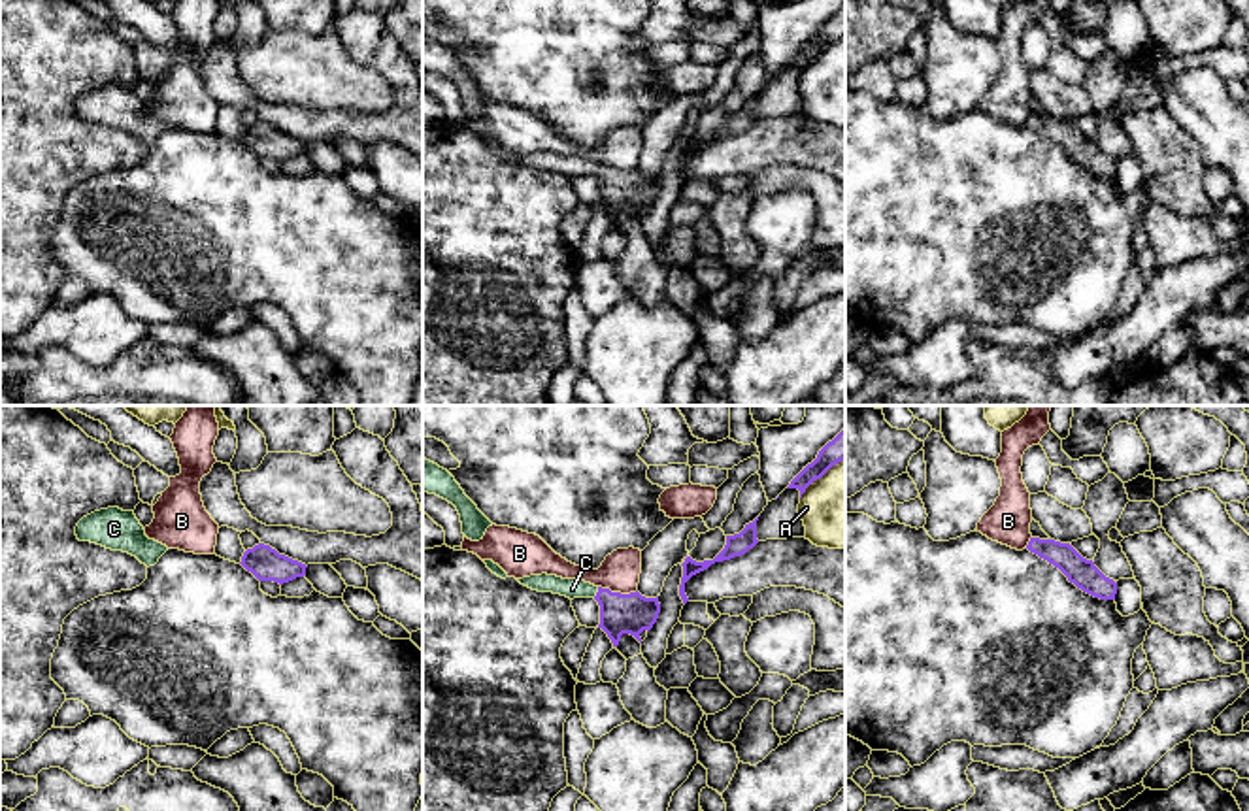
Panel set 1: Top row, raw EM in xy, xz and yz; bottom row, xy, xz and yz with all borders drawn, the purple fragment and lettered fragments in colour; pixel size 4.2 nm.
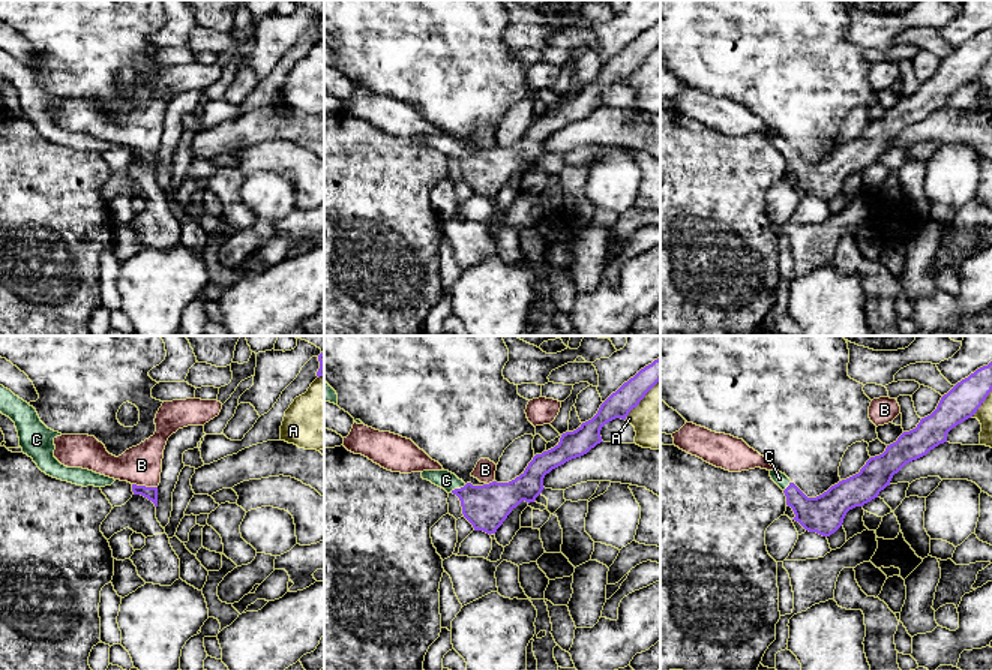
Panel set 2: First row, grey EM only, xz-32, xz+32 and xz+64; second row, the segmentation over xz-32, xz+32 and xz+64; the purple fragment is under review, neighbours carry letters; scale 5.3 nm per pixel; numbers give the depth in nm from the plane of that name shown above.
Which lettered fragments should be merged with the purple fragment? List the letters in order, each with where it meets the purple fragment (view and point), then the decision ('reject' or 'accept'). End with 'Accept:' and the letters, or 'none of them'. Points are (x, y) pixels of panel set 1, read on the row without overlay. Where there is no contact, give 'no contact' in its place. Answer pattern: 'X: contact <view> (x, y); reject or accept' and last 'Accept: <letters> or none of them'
A: contact xz (819, 55); reject
B: contact xz (617, 170); reject
C: contact xz (597, 170); accept
Accept: C

